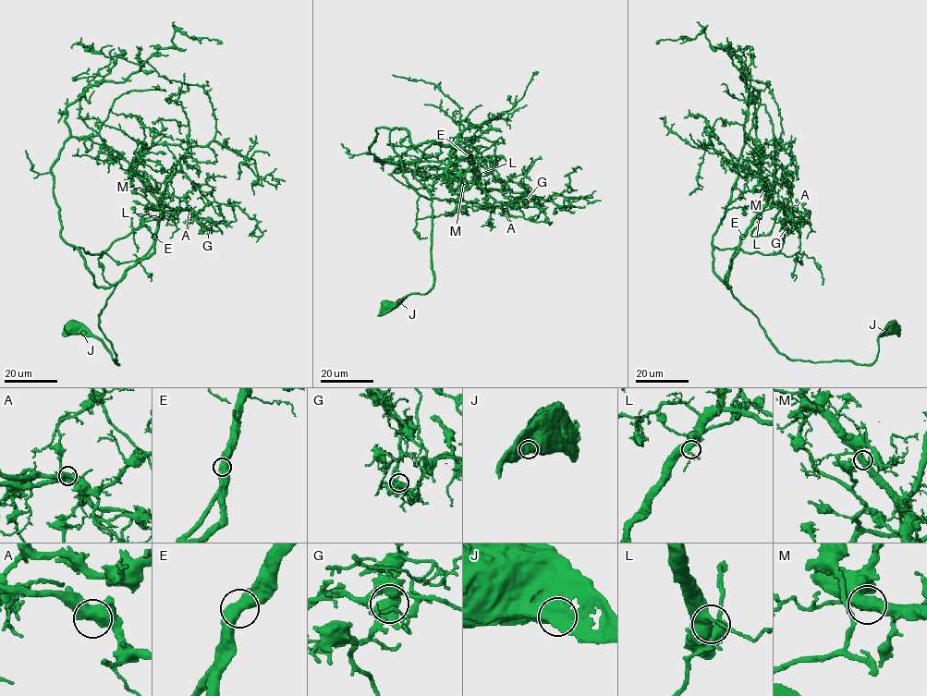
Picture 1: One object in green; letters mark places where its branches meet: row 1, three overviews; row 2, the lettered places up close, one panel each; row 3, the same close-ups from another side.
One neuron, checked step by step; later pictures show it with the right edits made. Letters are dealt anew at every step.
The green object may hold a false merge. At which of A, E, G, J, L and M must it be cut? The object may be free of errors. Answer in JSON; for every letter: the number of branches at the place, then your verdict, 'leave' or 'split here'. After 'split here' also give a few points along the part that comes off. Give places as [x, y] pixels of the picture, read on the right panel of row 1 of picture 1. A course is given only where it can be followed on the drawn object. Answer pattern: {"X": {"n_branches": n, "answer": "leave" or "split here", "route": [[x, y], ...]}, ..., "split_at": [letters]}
{"A": {"n_branches": 2, "answer": "leave"}, "E": {"n_branches": 2, "answer": "leave"}, "G": {"n_branches": 2, "answer": "leave"}, "J": {"n_branches": 2, "answer": "leave"}, "L": {"n_branches": 2, "answer": "leave"}, "M": {"n_branches": 2, "answer": "leave"}, "split_at": []}

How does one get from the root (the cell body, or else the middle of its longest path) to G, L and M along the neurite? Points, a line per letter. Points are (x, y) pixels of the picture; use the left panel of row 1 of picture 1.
G: (73, 325), (96, 336), (117, 364), (99, 314), (116, 283), (154, 242), (162, 207), (189, 208), (209, 227)
L: (73, 325), (96, 336), (117, 364), (99, 314), (116, 283), (154, 242), (162, 216)
M: (73, 325), (96, 336), (117, 364), (99, 314), (116, 283), (154, 242), (160, 205), (148, 189)

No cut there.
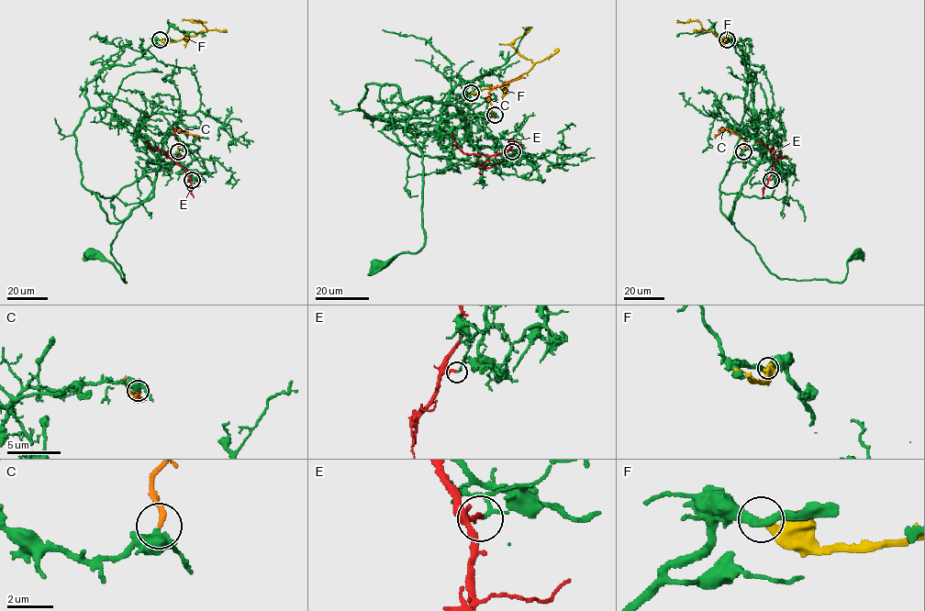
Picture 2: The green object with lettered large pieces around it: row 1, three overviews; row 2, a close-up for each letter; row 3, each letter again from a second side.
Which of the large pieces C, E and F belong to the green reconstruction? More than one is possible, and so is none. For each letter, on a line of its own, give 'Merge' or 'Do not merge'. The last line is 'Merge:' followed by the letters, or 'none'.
C: Merge
E: Do not merge
F: Do not merge
Merge: C

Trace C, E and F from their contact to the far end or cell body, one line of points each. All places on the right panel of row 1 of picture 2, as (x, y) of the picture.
C: (743, 151), (743, 139), (729, 129), (724, 128), (715, 138)
E: (771, 180), (769, 178), (774, 160), (773, 149), (756, 141)
F: (727, 39), (724, 42), (711, 31), (705, 30), (696, 20), (684, 23), (677, 20)

